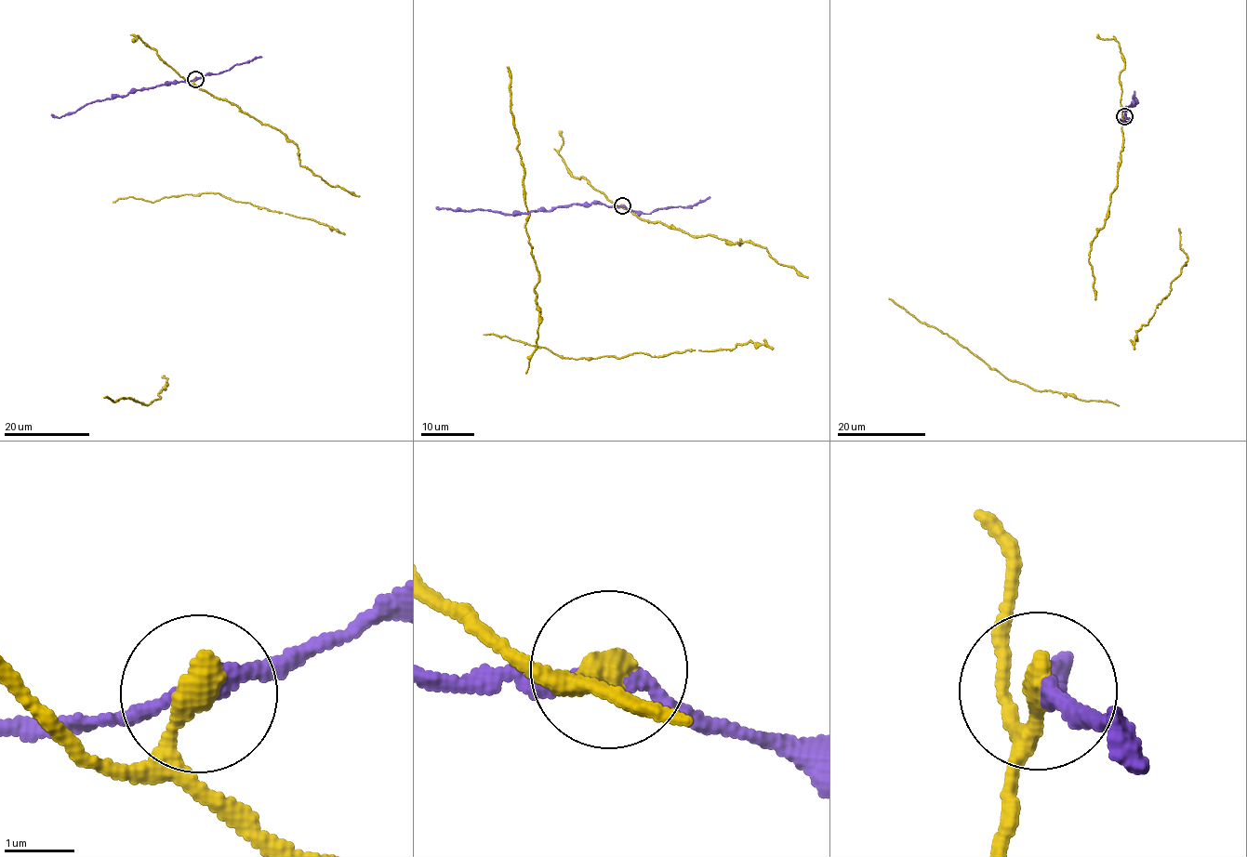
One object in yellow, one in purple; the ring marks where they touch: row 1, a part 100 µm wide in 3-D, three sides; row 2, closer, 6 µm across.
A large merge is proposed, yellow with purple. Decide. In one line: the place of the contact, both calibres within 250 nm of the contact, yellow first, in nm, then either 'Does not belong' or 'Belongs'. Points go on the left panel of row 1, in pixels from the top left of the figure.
Place: (195, 79). Thickness 360 nm (yellow) against 200 nm. Does not belong

